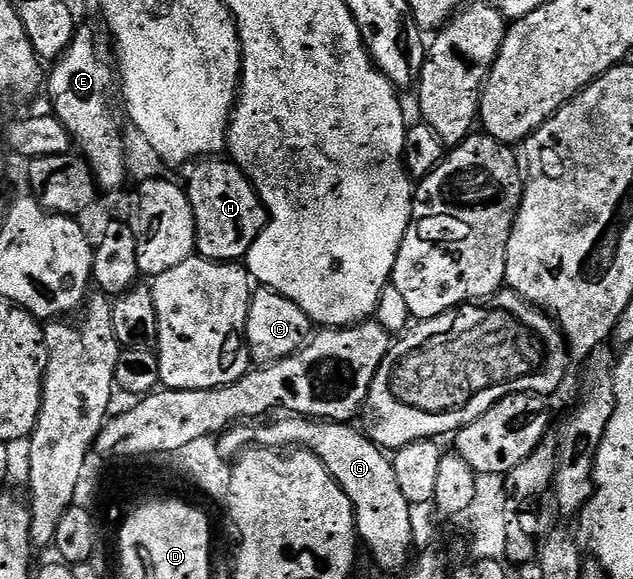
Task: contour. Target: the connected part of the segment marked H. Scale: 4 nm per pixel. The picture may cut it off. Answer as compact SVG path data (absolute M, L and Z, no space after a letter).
M220 158L201 159L186 183L196 223L196 252L206 260L240 262L268 224L268 209L238 165L228 158L216 159Z

